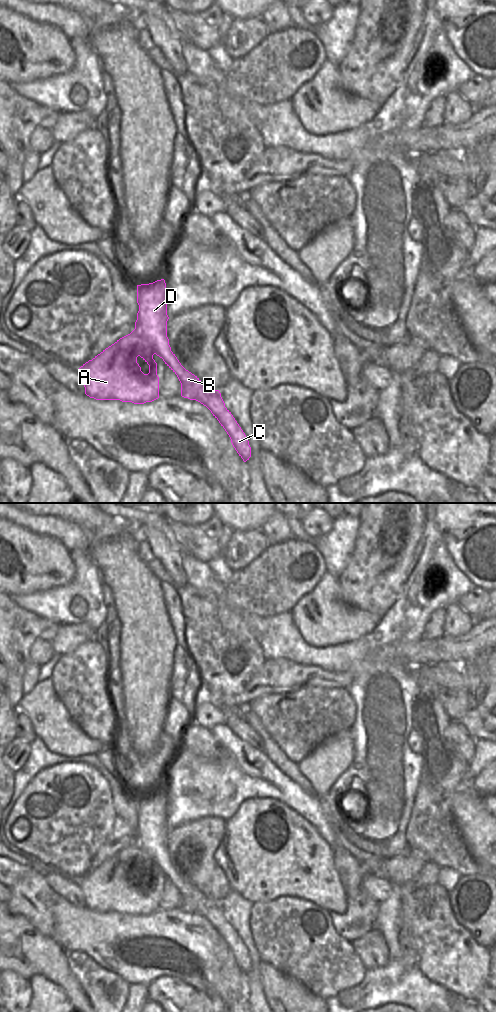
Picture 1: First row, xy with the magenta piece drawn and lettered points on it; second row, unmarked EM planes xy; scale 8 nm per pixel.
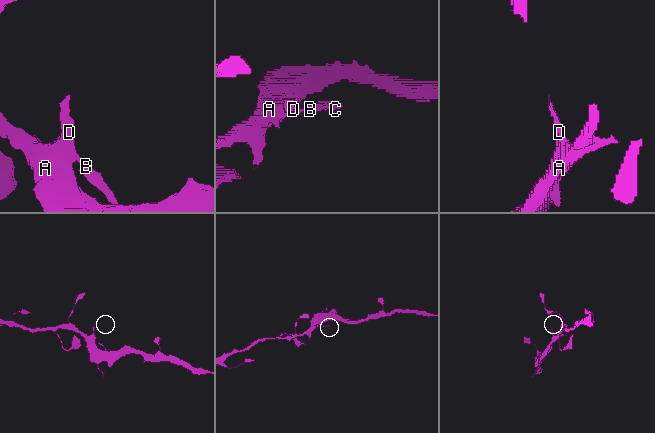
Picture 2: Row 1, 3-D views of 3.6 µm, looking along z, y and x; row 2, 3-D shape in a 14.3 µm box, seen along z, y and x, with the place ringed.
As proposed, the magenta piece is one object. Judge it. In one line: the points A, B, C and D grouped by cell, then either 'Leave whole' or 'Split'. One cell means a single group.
Groups: A B C D. Leave whole.

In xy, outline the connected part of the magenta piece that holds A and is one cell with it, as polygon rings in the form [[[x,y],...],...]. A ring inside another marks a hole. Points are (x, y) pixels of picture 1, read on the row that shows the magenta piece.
[[[164,279],[149,284],[137,285],[137,303],[139,311],[135,329],[120,338],[100,354],[79,368],[79,375],[85,387],[85,394],[96,400],[120,400],[134,404],[144,404],[159,398],[159,377],[157,363],[153,359],[156,354],[177,375],[181,383],[181,396],[196,400],[206,406],[219,421],[231,439],[231,443],[244,462],[251,457],[249,441],[231,414],[225,407],[219,390],[206,386],[197,376],[186,370],[171,351],[167,337],[167,288]],[[140,356],[148,365],[149,373],[144,374],[137,363]]]

